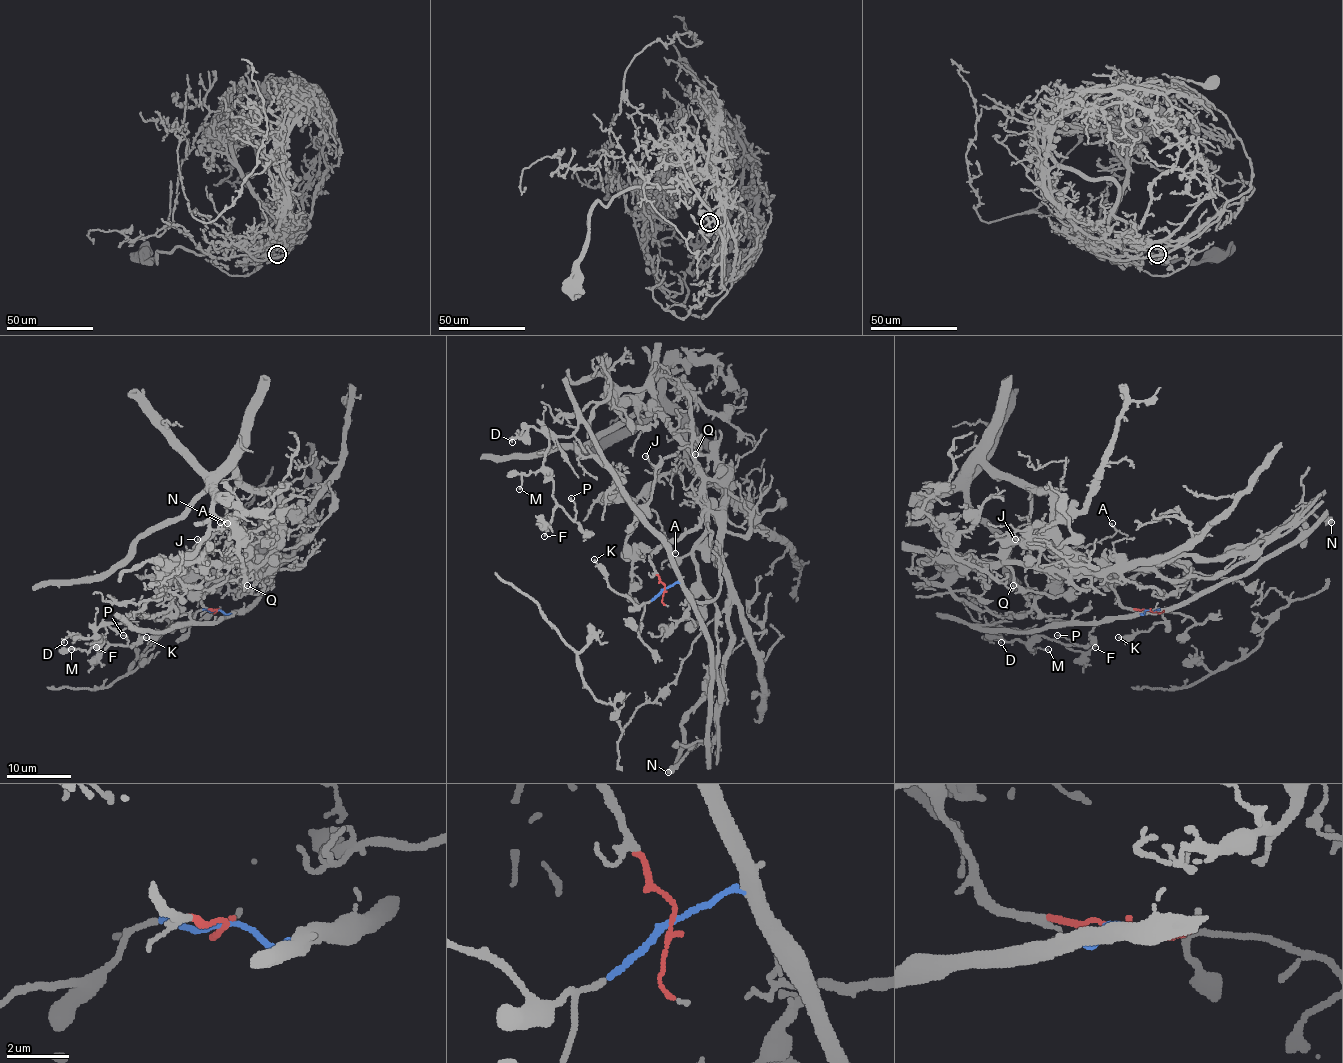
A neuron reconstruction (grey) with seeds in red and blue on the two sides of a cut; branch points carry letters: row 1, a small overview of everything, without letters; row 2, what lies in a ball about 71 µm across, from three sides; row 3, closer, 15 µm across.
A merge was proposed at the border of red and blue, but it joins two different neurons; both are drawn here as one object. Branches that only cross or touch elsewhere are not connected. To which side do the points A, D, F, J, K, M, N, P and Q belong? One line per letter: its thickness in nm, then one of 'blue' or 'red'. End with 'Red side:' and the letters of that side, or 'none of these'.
A: 100 nm | red
D: 150 nm | blue
F: 110 nm | blue
J: 120 nm | red
K: 120 nm | blue
M: 120 nm | blue
N: 600 nm | blue
P: 100 nm | blue
Q: 130 nm | red
Red side: A, J, Q

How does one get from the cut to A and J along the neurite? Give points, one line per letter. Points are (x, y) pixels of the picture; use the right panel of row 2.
A: (1149, 610), (1126, 609), (1100, 578), (1085, 589), (1034, 570), (1032, 529), (1058, 554), (1111, 536), (1111, 523)
J: (1149, 610), (1126, 609), (1100, 578), (1082, 589), (1058, 571), (1034, 570), (1032, 529), (1032, 541), (1014, 539)

